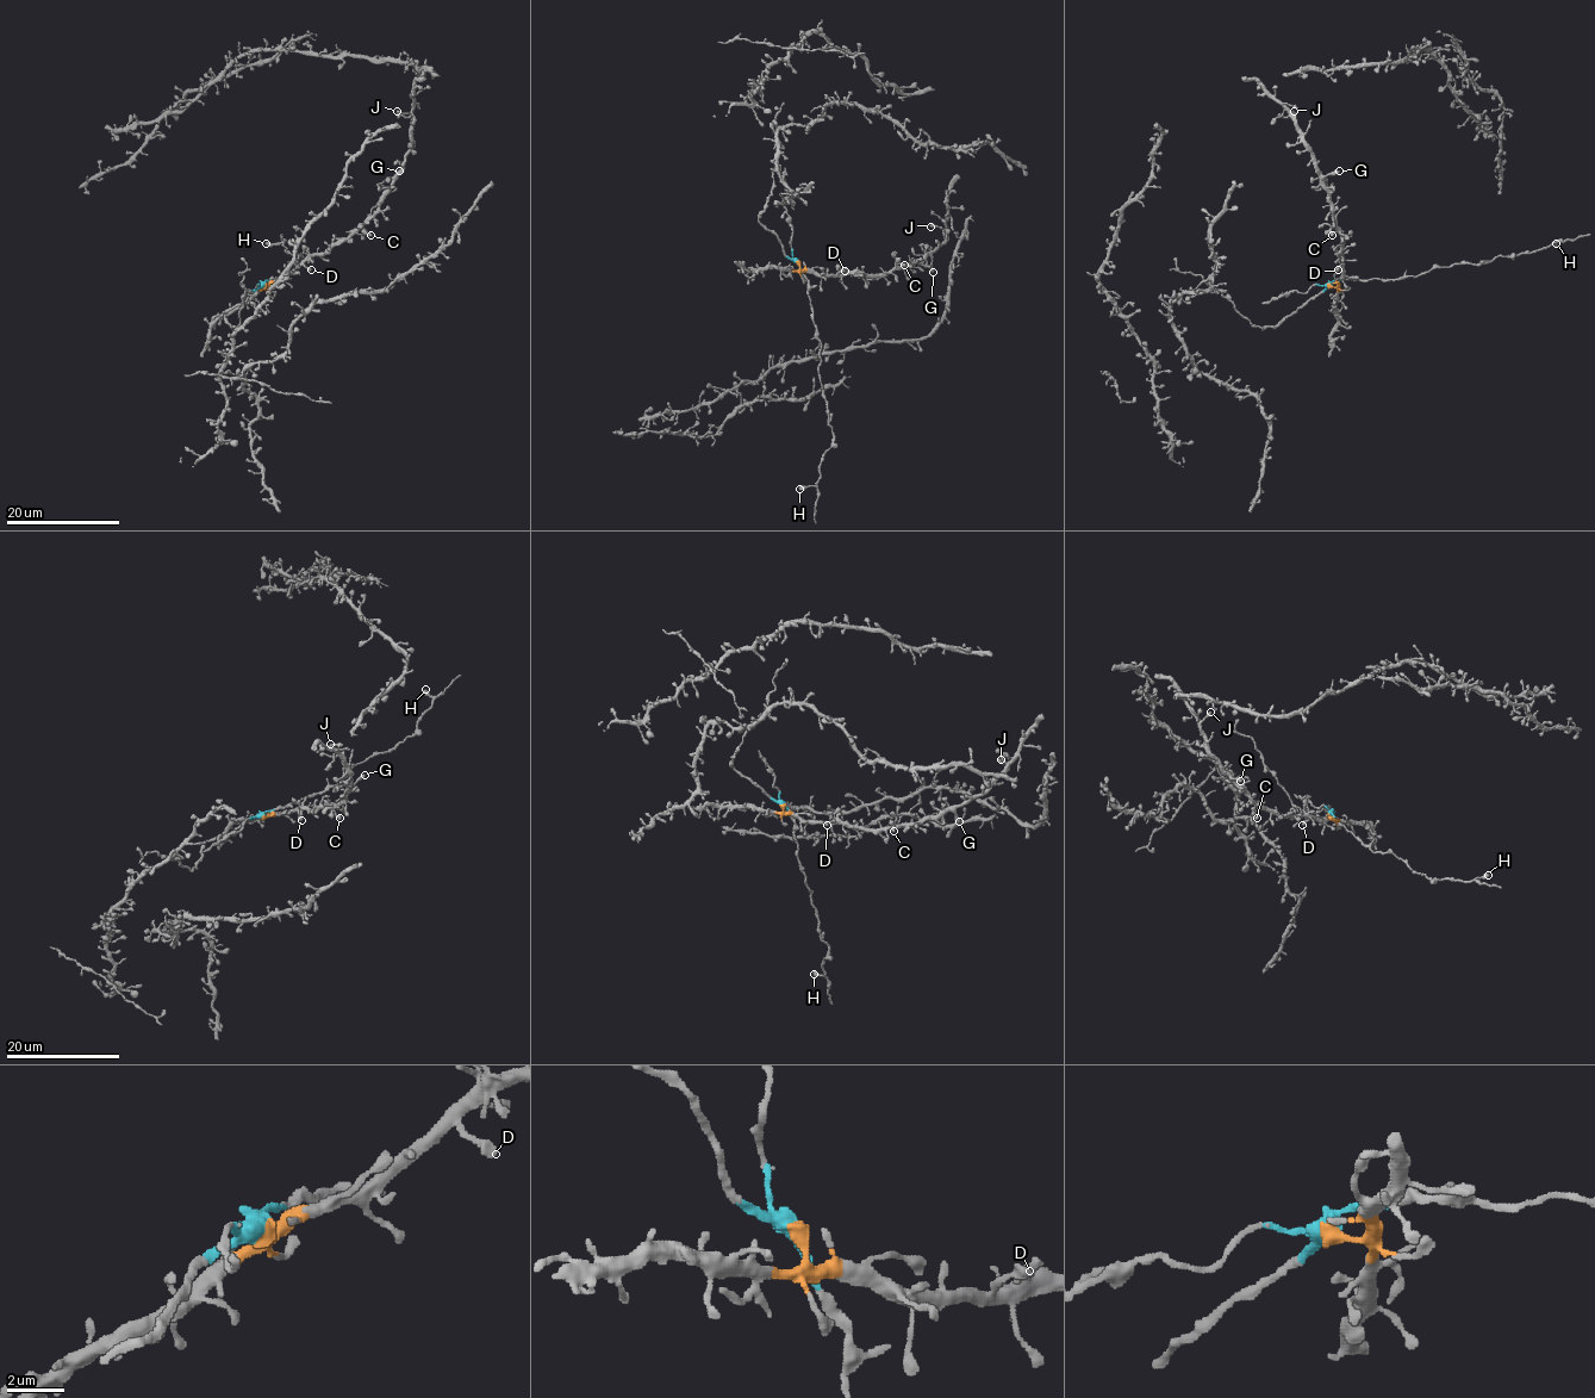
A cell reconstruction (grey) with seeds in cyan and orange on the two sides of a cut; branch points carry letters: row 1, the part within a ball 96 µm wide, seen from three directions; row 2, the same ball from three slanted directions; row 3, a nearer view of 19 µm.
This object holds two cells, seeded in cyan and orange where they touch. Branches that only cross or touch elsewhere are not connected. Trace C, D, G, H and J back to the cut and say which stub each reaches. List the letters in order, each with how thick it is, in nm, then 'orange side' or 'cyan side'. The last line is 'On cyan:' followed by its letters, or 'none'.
C: calibre 340 nm; orange side
D: calibre 320 nm; orange side
G: calibre 400 nm; orange side
H: calibre 480 nm; cyan side
J: calibre 380 nm; orange side
On cyan: H

